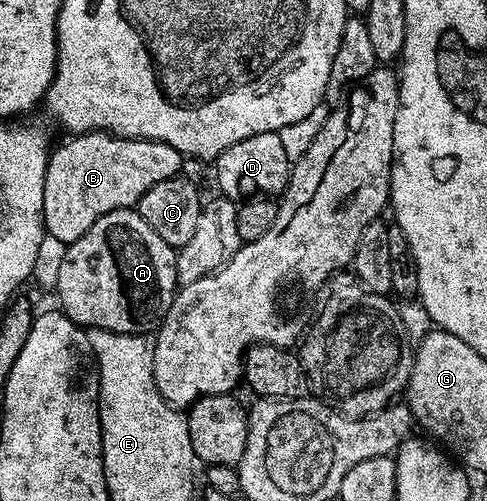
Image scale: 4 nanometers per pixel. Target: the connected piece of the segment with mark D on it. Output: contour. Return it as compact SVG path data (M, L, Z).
M280 132L251 135L251 139L243 139L231 147L227 147L227 151L223 151L215 158L216 165L217 185L221 188L218 189L220 196L229 201L244 203L258 195L277 199L289 186L291 162L283 147Z

